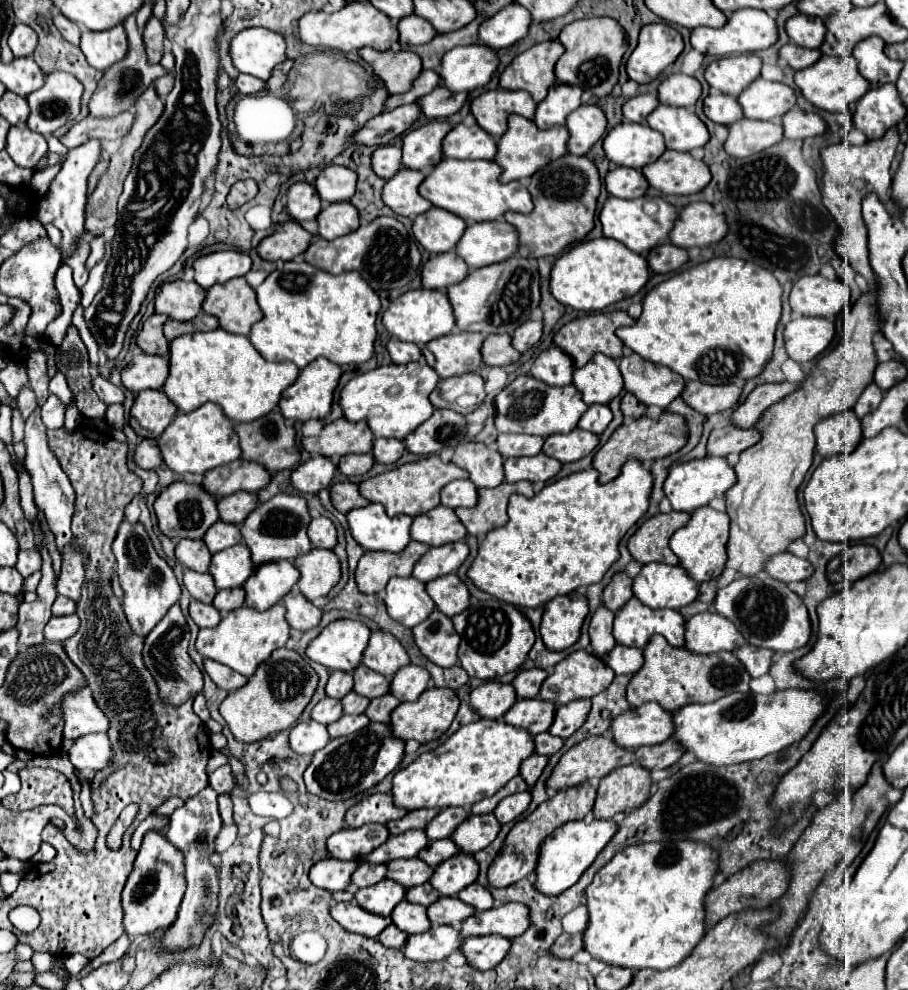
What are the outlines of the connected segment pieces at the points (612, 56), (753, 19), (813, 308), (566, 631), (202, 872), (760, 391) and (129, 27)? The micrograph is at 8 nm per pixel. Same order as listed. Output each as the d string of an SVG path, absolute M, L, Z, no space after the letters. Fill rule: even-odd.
M586 18L568 24L558 40L566 52L556 62L556 78L562 84L578 86L586 92L592 92L598 98L604 98L612 92L618 82L618 70L624 52L628 50L626 30L614 18Z
M736 10L726 26L722 28L708 28L698 26L692 30L692 48L702 54L714 54L714 56L730 56L730 54L746 54L770 48L778 40L778 28L776 20L768 16L764 10Z
M820 274L802 276L790 292L790 306L800 316L836 316L848 302L848 286Z
M570 592L566 596L556 596L546 604L540 636L548 650L566 650L570 648L578 636L582 622L588 614L588 600L578 592Z
M204 788L196 796L188 798L184 806L170 816L166 838L184 854L186 894L180 902L176 922L162 936L162 948L168 952L184 952L188 948L198 948L218 912L218 870L210 864L210 856L212 852L216 852L214 840L222 826L216 798L218 794L214 792L214 788Z
M772 382L772 384L760 384L752 390L752 394L734 410L732 414L732 424L740 428L750 428L754 426L762 414L788 394L798 390L798 384L792 382Z
M130 16L124 22L124 28L126 28L126 34L128 34L130 50L128 50L128 56L124 60L116 62L112 68L108 68L104 72L102 80L98 82L98 88L96 88L96 92L94 92L94 96L92 96L90 104L88 104L90 116L94 116L94 118L112 118L112 116L118 116L120 112L126 112L138 100L138 96L152 84L154 78L164 76L164 68L148 64L144 42L142 42L142 32L136 28L134 16Z

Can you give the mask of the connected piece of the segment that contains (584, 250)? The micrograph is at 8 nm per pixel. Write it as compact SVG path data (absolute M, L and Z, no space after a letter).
M598 238L576 244L554 262L550 276L550 292L564 306L582 312L596 312L618 300L632 298L640 292L648 278L650 268L644 256L628 250L618 240Z

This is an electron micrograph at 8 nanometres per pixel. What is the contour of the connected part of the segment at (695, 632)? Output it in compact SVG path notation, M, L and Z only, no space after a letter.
M716 612L696 614L690 620L686 620L686 648L694 654L712 654L712 652L722 652L722 650L734 652L744 644L746 644L746 640L736 630L736 626L730 620L726 620L724 616L716 614Z

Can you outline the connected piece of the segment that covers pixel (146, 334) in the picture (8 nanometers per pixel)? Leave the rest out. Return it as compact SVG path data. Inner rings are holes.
M152 314L144 322L140 334L136 336L136 342L146 354L158 354L164 358L168 356L168 340L164 338L164 332L162 332L162 326L166 320L168 316L164 314Z

